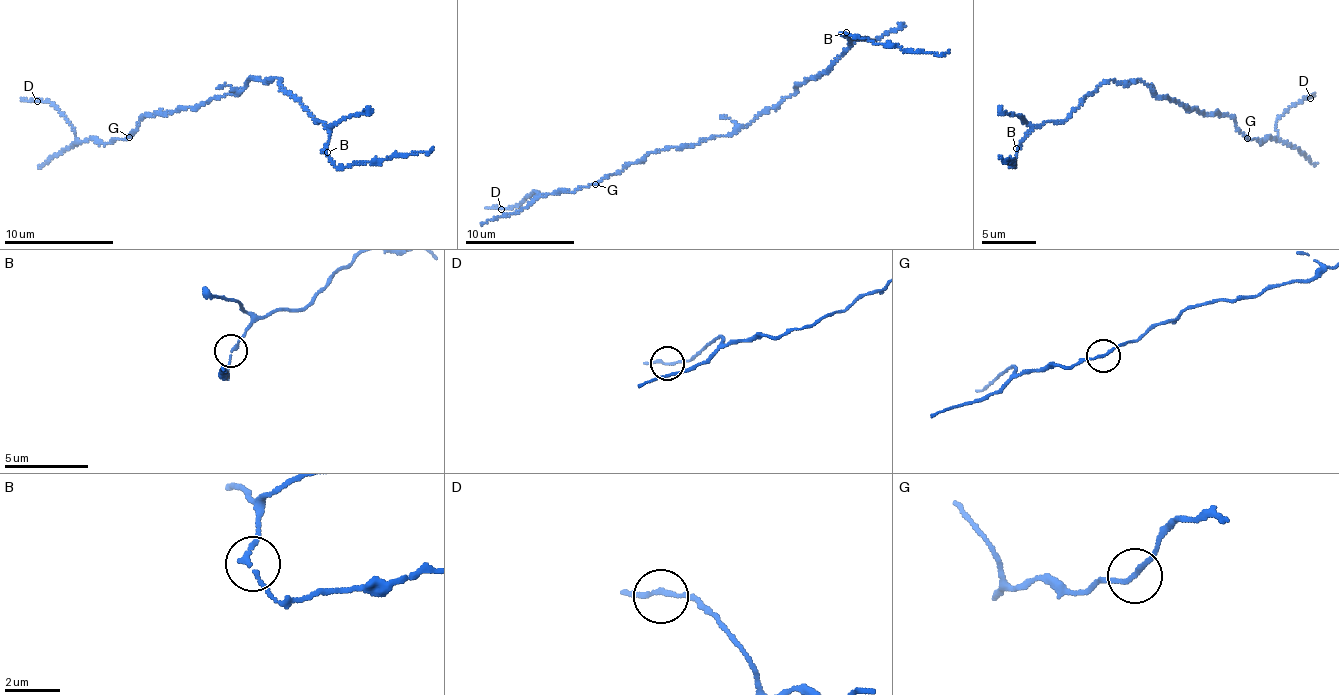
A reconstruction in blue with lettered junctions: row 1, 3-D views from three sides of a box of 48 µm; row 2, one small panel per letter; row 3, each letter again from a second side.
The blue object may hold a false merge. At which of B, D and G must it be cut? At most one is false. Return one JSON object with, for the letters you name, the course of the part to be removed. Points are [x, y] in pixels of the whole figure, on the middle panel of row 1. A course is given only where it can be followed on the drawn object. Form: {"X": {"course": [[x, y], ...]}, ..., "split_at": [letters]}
{"split_at": []}

